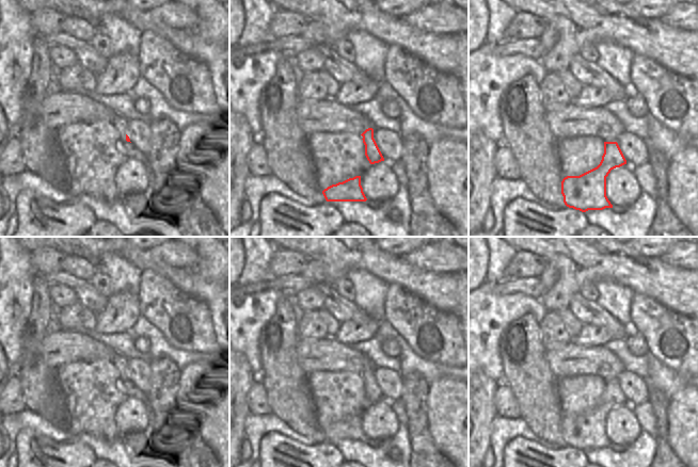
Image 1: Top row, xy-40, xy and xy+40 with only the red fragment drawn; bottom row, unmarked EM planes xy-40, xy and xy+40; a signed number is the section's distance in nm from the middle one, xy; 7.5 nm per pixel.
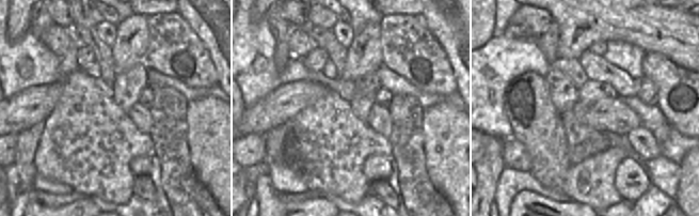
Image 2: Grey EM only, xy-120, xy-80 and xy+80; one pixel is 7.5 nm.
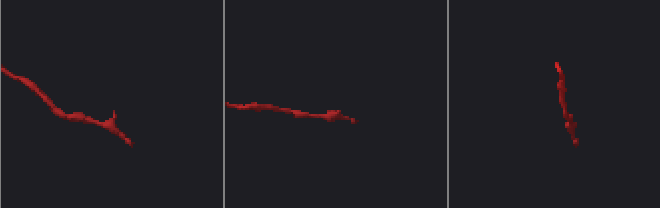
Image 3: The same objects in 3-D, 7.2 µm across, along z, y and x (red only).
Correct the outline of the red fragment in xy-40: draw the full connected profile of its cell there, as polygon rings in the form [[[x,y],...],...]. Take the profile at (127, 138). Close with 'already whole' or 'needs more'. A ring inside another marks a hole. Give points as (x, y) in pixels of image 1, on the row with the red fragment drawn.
[[[113,113],[113,124],[117,130],[120,136],[127,142],[130,142],[129,136],[127,135],[128,130],[128,119],[122,116],[121,114]]] | needs more

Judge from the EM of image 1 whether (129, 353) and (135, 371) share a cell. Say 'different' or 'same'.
different

